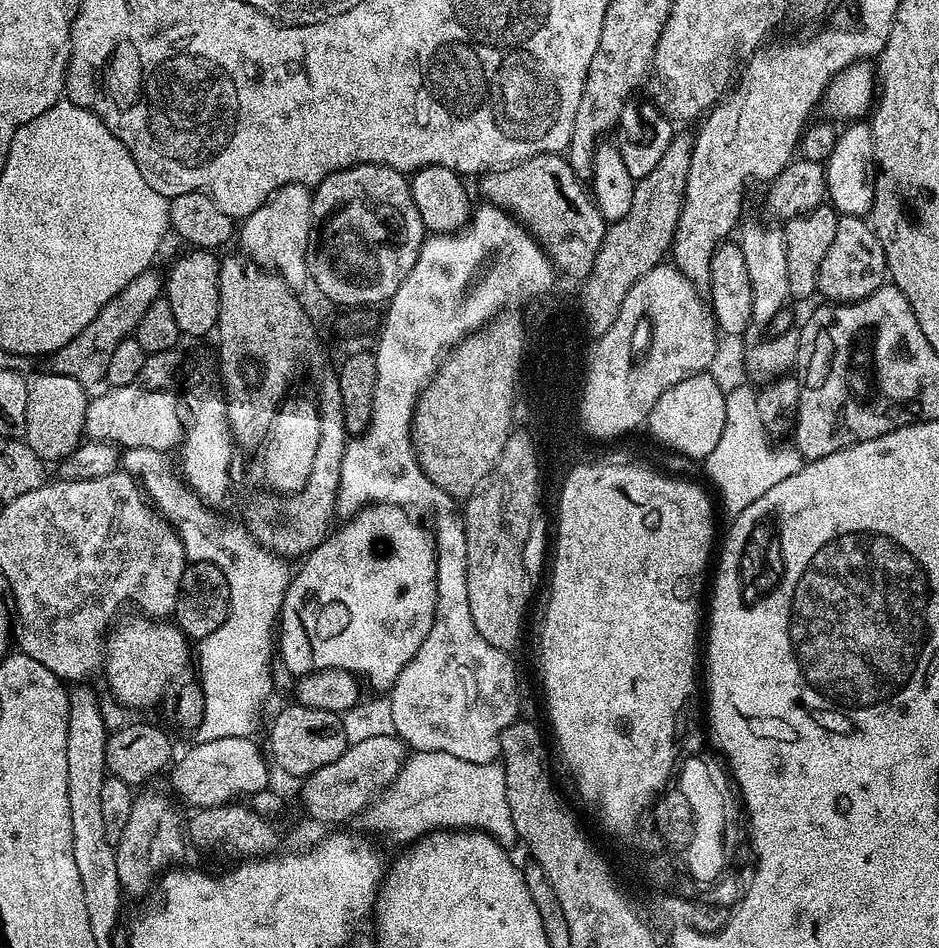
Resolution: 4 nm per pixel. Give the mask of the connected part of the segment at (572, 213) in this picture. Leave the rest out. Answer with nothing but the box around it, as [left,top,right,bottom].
[479,152,606,278]

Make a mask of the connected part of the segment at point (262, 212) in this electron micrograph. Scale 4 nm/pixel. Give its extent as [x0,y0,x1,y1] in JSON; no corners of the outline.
[238,184,312,286]

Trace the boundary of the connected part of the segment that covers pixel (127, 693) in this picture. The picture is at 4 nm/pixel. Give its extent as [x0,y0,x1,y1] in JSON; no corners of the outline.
[102,614,189,709]

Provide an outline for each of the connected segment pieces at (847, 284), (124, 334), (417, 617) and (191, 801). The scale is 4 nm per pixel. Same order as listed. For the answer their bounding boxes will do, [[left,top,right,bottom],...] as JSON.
[[817,216,888,304],[50,270,165,386],[278,504,436,693],[171,736,270,810]]

